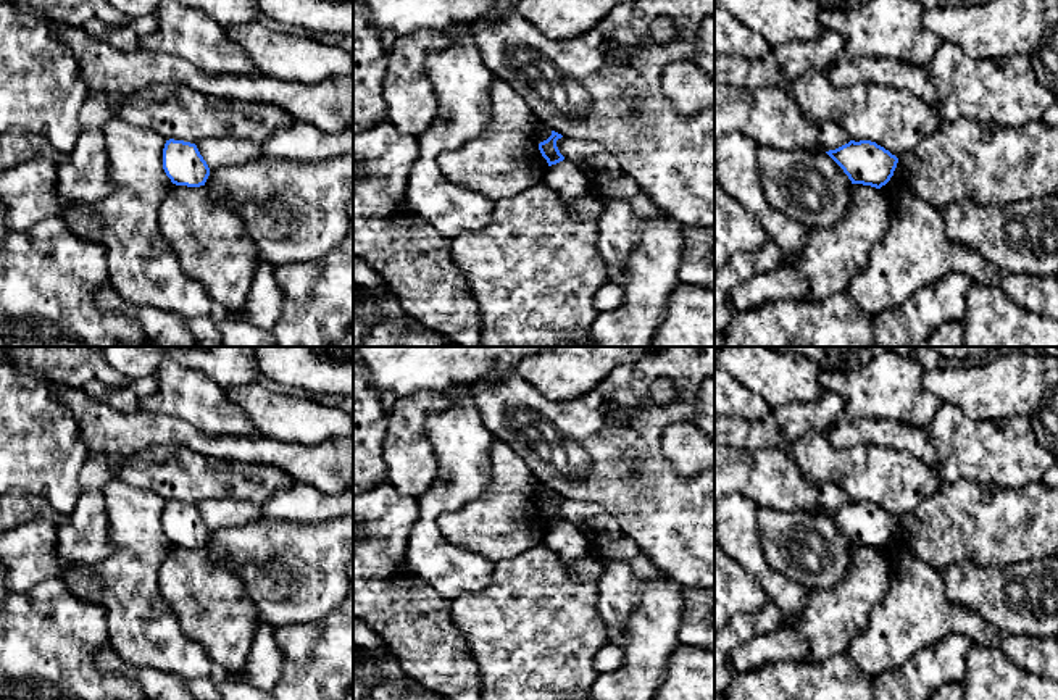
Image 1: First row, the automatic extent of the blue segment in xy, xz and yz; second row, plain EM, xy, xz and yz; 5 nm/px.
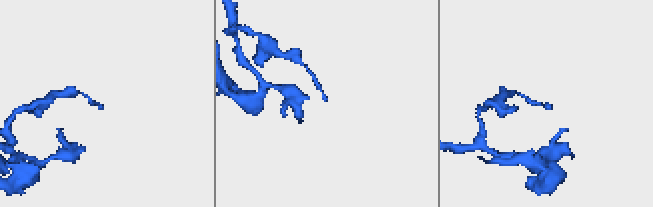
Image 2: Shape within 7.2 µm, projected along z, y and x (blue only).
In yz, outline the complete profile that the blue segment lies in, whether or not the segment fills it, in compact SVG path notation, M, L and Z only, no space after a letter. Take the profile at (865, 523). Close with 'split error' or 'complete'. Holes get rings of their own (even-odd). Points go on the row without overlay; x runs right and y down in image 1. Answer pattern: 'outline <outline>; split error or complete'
outline M850 502L826 515L843 531L852 545L876 550L890 542L898 524L895 516L871 502Z; complete

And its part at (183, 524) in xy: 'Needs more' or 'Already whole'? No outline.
Already whole

